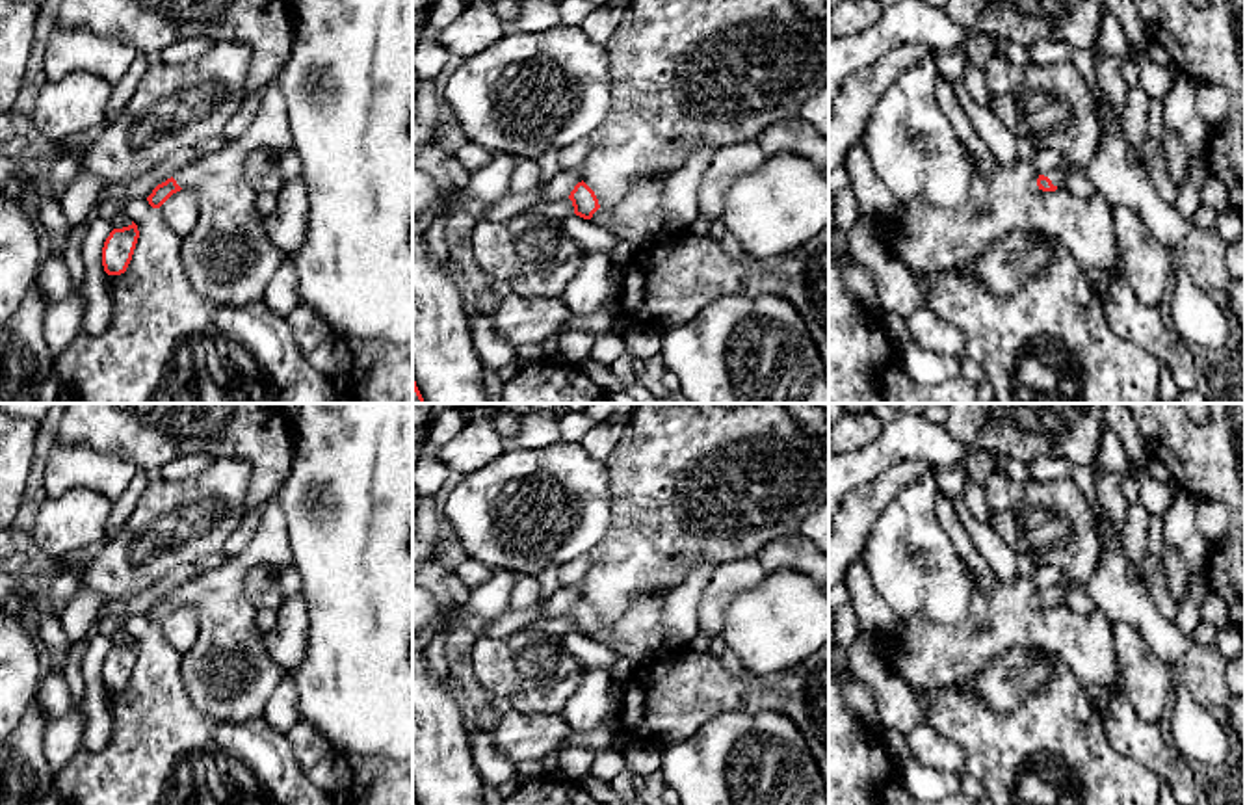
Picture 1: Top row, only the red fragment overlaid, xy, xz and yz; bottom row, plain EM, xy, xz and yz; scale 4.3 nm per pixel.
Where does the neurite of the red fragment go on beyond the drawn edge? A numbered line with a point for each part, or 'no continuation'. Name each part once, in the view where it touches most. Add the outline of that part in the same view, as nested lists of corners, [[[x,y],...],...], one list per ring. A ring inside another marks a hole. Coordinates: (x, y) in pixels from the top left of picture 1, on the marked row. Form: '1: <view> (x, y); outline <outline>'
1: yz (1058, 177); outline [[[1065,167],[1048,171],[1044,177],[1048,177],[1052,180],[1052,184],[1057,188],[1065,188],[1065,184],[1067,184],[1067,169]]]

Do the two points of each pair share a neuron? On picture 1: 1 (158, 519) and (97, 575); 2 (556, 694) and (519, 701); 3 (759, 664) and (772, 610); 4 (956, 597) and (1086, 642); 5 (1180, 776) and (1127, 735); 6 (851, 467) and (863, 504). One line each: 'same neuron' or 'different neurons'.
1: same neuron
2: same neuron
3: same neuron
4: different neurons
5: same neuron
6: different neurons

